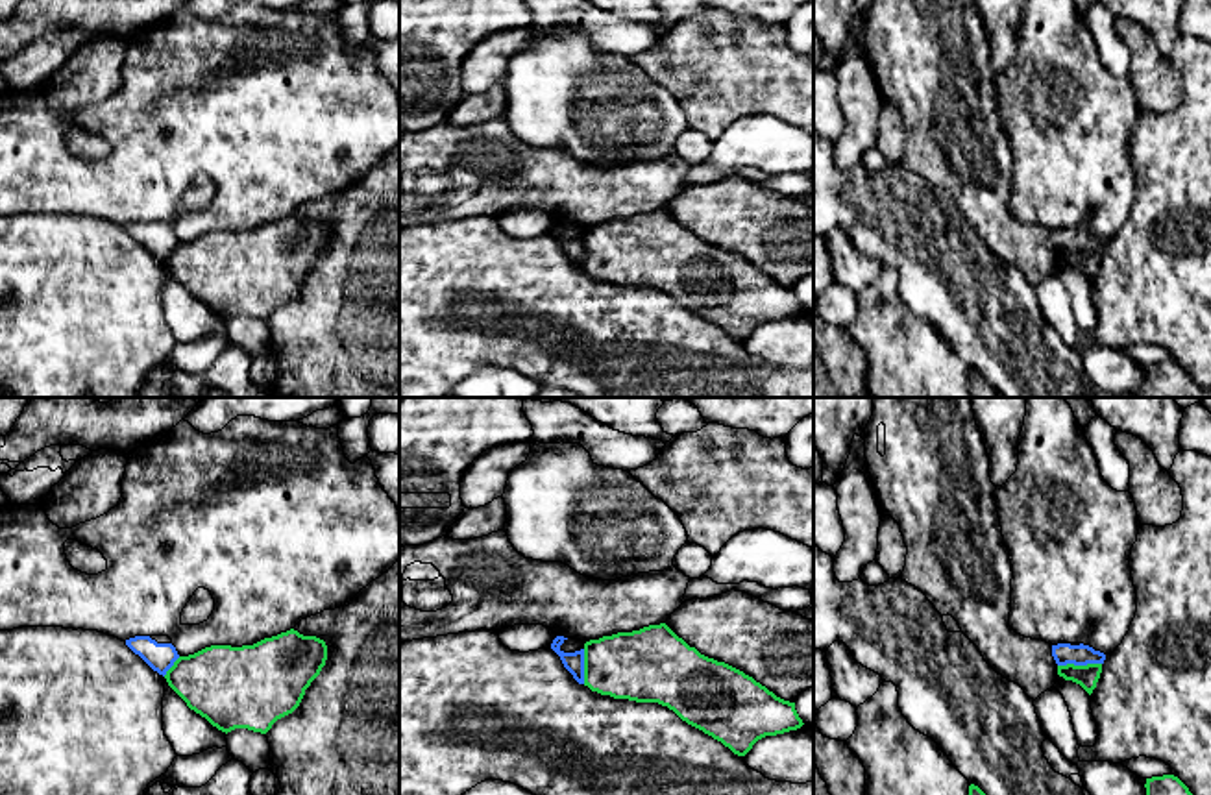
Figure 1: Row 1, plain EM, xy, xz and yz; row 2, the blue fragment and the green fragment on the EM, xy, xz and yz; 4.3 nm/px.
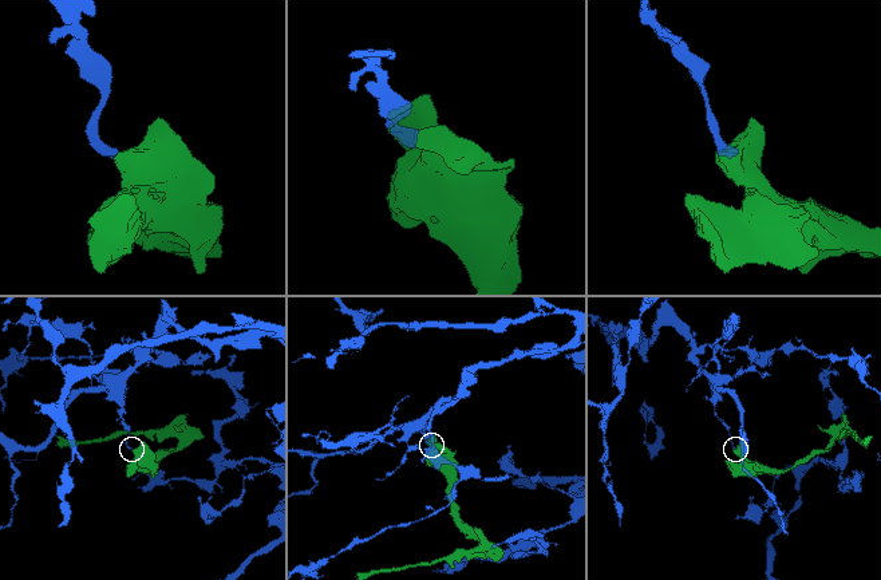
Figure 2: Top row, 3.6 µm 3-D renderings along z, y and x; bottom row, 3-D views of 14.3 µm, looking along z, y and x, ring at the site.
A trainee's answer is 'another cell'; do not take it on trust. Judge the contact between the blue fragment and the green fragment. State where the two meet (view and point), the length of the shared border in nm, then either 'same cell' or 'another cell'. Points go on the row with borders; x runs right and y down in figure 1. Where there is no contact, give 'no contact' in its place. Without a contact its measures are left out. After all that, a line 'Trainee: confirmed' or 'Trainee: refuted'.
yz (1078, 664) | 190 nm | another cell
Trainee: confirmed

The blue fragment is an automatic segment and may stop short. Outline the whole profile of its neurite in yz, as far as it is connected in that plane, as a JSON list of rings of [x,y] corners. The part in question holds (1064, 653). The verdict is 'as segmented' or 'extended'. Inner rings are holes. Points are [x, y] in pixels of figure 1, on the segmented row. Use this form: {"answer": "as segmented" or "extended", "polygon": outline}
{"answer": "as segmented", "polygon": [[[1058,643],[1052,645],[1052,656],[1058,666],[1087,666],[1087,664],[1104,664],[1106,654],[1100,651],[1095,651],[1089,645],[1070,645],[1070,643]]]}

